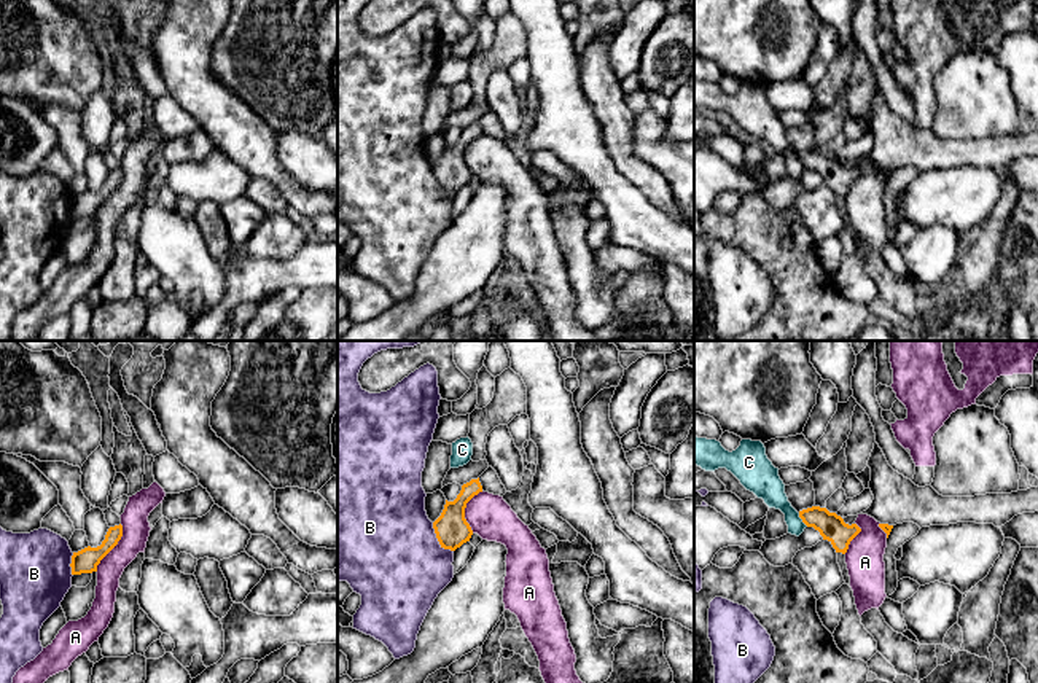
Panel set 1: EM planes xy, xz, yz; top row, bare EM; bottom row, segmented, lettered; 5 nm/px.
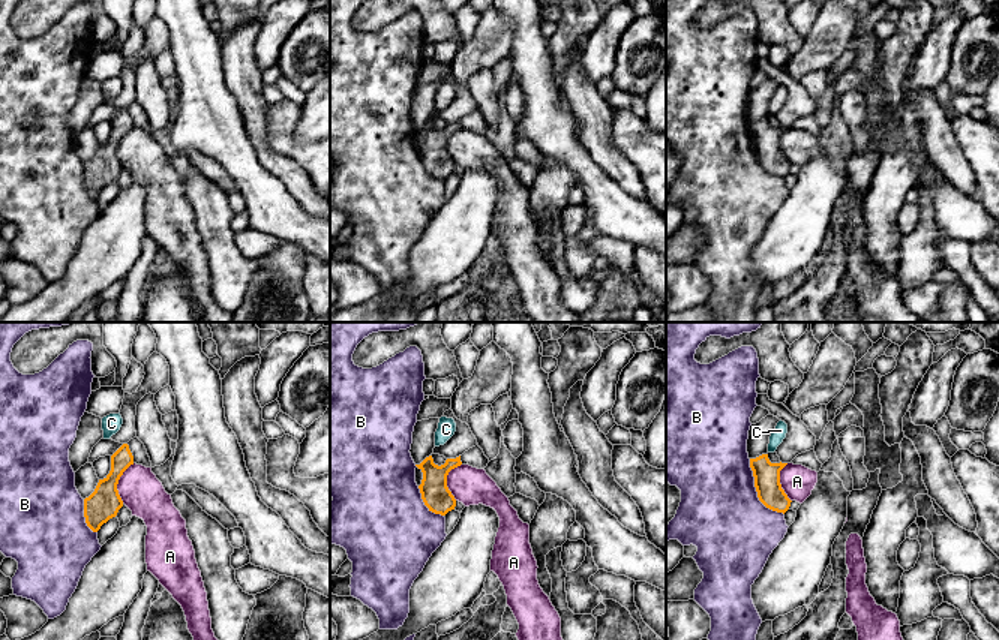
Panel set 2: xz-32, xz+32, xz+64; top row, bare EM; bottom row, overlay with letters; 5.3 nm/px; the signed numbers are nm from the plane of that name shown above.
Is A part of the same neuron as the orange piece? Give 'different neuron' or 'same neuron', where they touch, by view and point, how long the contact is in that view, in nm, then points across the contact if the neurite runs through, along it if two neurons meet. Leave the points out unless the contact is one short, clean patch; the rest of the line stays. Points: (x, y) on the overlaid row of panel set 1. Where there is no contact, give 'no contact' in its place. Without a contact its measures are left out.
different neuron; meets orange in xy at (113, 546); contact 280 nm long; border along xy (121, 524), (121, 538), (96, 570)

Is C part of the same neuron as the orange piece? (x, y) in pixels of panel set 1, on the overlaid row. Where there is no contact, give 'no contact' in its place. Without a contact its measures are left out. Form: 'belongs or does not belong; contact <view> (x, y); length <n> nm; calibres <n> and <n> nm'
does not belong; contact yz (801, 518); length 90 nm; calibres 140 and 150 nm

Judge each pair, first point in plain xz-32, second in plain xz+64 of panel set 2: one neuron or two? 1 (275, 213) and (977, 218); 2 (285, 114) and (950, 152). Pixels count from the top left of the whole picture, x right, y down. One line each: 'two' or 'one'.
1: one
2: two

